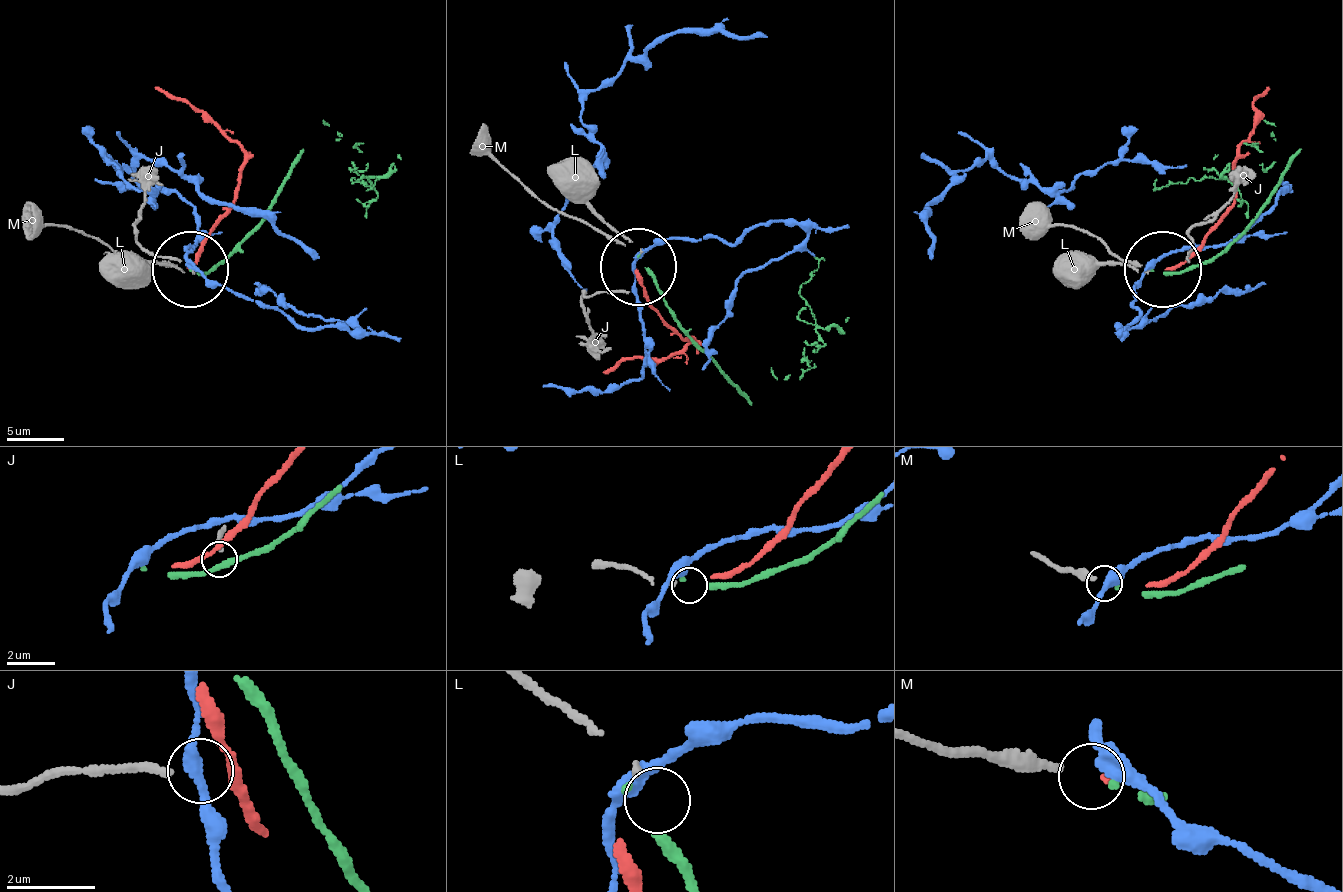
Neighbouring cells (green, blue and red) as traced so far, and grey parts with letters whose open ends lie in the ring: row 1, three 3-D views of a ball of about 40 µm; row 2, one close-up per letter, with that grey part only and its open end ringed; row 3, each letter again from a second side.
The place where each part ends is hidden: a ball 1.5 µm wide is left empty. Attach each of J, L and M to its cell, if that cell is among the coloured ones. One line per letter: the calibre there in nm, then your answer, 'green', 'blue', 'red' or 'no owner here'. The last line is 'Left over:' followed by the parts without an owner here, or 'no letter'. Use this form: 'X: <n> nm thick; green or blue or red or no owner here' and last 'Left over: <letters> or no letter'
J: 190 nm thick; no owner here
L: 100 nm thick; no owner here
M: 190 nm thick; green
Left over: J, L

